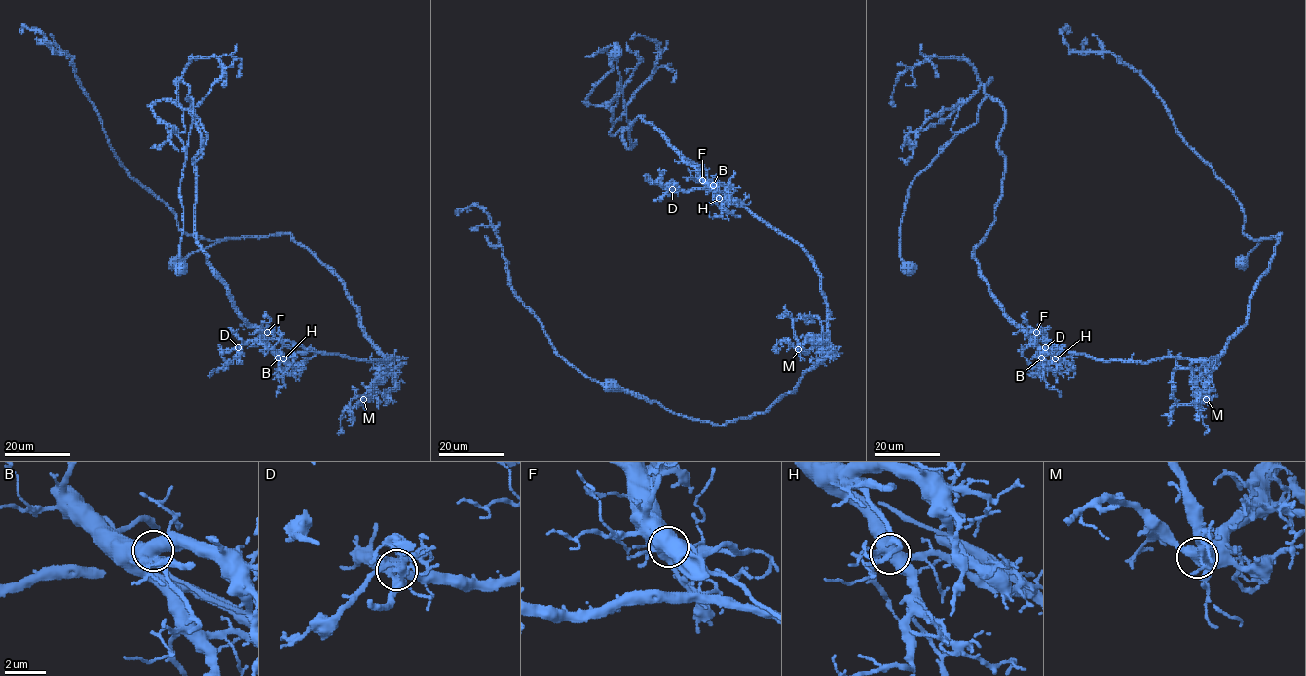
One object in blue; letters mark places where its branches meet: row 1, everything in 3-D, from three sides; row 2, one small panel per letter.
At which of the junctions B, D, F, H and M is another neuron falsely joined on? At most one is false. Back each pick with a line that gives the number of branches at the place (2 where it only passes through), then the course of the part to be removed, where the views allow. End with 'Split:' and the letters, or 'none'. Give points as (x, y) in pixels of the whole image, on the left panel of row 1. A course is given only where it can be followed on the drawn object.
F: branches 4; course (267, 331), (259, 340), (196, 240), (201, 136), (190, 97), (180, 273)
Split: F

